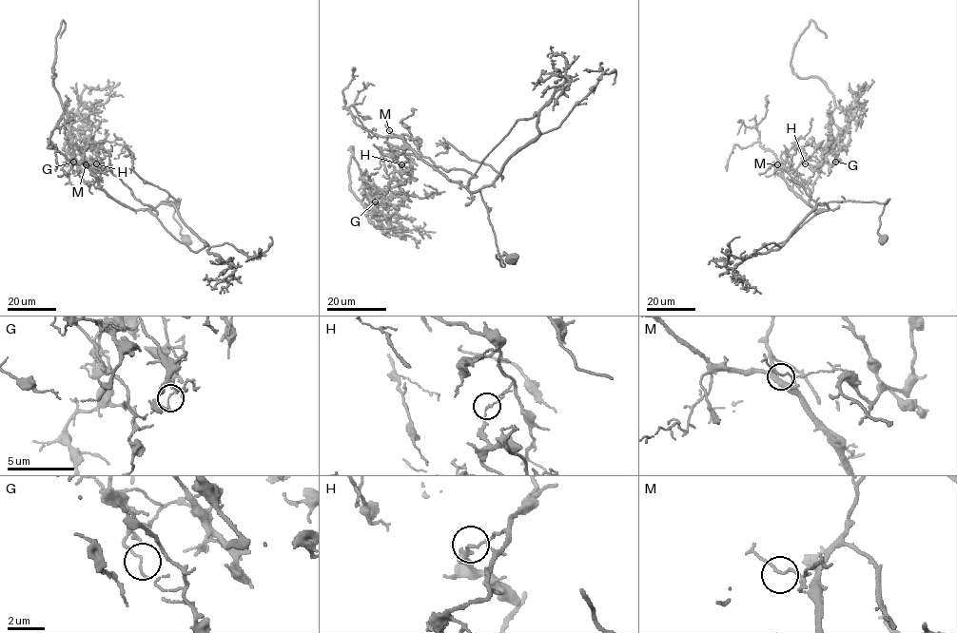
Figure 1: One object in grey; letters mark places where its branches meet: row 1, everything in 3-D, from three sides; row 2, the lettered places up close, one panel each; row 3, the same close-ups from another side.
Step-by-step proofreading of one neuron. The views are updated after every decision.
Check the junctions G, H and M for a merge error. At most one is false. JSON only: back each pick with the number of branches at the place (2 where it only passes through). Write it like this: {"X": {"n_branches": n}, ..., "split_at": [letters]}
{"H": {"n_branches": 2}, "split_at": ["H"]}

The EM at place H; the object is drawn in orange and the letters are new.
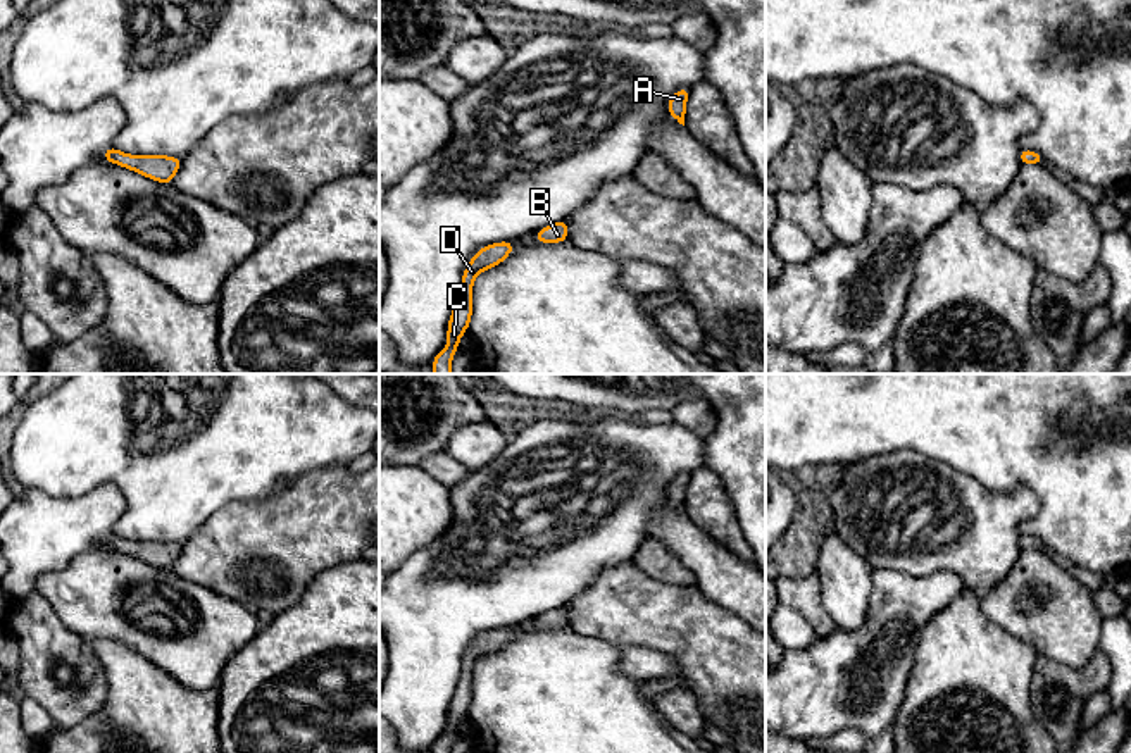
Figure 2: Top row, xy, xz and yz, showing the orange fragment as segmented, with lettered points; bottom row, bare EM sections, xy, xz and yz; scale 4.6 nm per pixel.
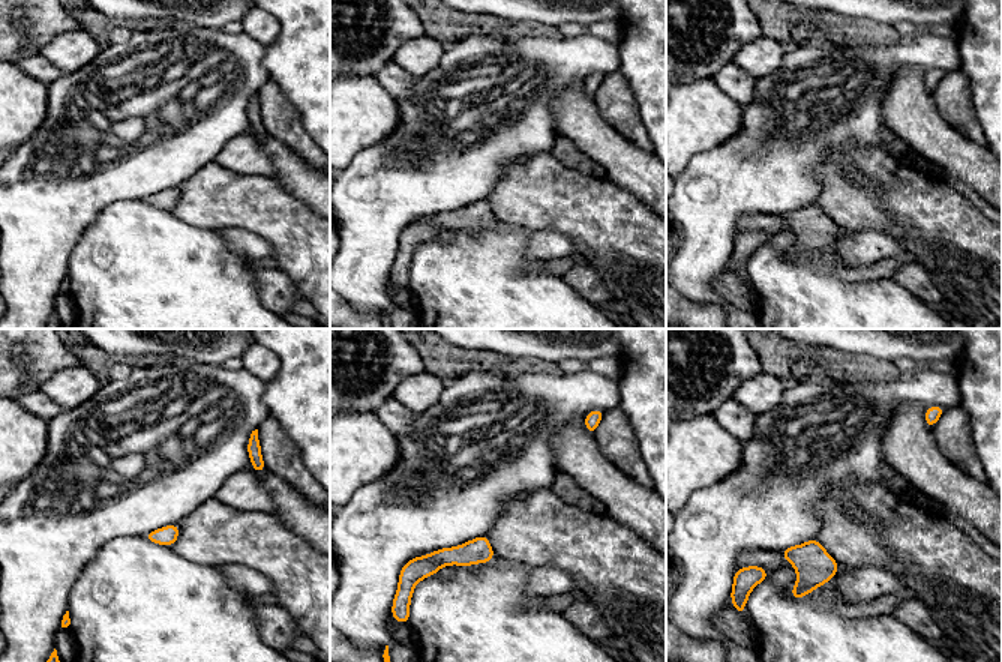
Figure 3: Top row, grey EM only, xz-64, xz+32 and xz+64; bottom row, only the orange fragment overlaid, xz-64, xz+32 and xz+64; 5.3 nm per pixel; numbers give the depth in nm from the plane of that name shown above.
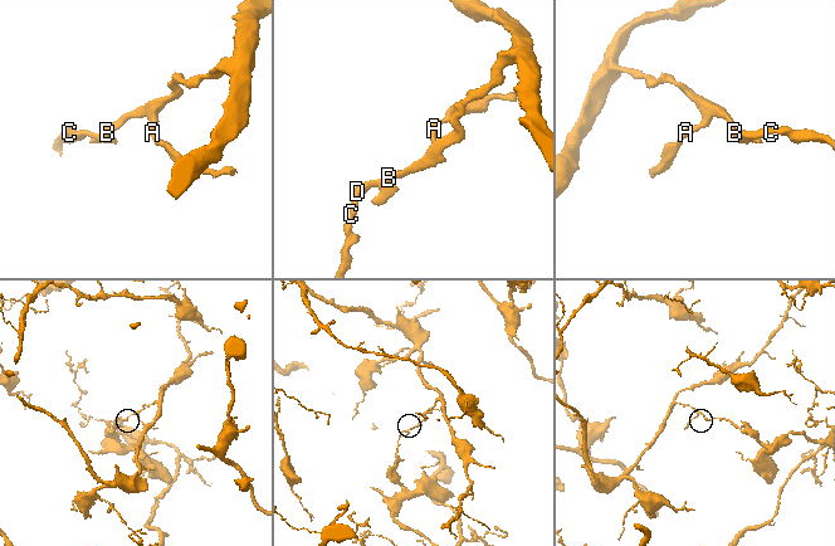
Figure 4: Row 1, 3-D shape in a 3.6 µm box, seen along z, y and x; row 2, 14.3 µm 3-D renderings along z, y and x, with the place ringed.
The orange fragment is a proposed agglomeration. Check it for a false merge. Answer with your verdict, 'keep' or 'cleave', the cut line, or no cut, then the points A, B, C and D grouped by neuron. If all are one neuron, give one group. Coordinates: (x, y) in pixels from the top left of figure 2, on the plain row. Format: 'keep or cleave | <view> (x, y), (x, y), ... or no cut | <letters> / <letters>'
cleave | yz (1023, 536), (1030, 548) | A B / C D

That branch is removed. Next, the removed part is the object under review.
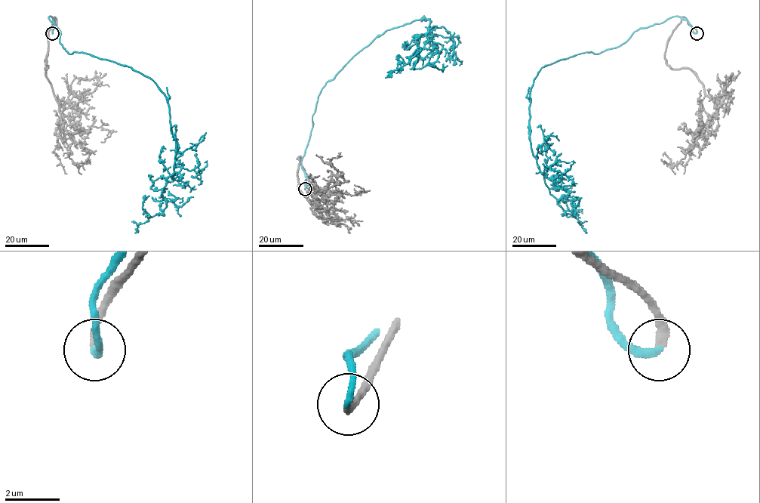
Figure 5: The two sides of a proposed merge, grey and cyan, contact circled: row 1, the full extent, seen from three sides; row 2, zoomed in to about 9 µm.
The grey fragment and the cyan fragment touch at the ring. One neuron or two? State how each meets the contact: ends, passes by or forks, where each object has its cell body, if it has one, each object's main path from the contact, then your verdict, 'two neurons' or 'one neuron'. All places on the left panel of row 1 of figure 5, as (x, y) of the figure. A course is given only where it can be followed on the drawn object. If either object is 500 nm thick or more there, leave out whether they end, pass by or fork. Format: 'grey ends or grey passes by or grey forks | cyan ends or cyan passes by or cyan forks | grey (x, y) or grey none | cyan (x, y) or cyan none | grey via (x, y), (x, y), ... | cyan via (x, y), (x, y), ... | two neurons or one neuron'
grey ends | cyan ends | grey none | cyan none | grey via (52, 32), (45, 76), (63, 127), (91, 150), (80, 165), (66, 152), (63, 155) | cyan via (52, 32), (49, 16), (69, 54), (130, 66), (166, 97), (176, 152), (162, 212), (146, 213), (149, 196) | one neuron

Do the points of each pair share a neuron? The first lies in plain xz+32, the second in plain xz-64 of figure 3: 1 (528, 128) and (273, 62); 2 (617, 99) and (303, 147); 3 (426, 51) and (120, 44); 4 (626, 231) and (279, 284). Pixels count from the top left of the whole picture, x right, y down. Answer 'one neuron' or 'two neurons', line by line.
1: two neurons
2: one neuron
3: two neurons
4: two neurons

